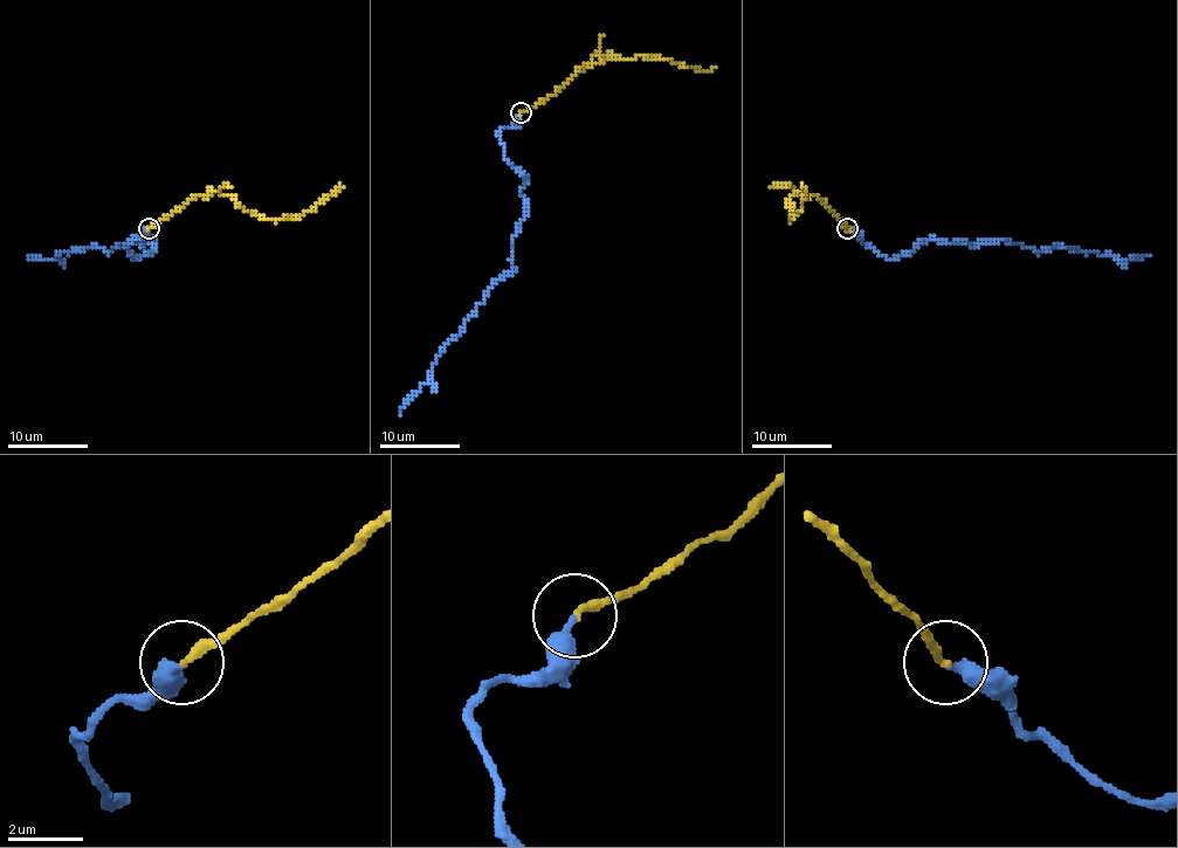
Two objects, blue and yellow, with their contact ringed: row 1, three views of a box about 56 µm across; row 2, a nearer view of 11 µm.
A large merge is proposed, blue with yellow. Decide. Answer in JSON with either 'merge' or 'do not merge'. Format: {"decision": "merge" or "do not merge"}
{"decision": "merge"}

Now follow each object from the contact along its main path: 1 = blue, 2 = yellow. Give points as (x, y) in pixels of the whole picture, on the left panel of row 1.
1: (149, 231), (126, 245), (132, 259), (146, 256), (151, 239), (107, 253), (27, 254)
2: (149, 228), (197, 197), (216, 192), (269, 220), (297, 219), (343, 186)

